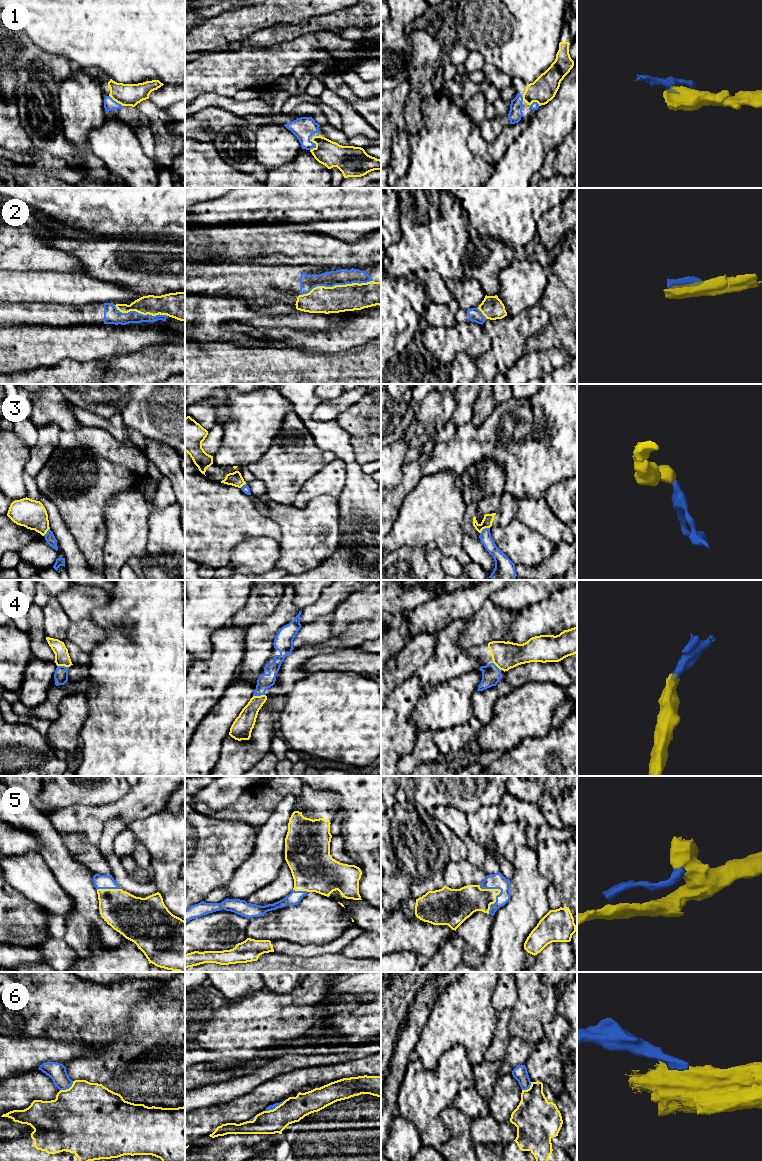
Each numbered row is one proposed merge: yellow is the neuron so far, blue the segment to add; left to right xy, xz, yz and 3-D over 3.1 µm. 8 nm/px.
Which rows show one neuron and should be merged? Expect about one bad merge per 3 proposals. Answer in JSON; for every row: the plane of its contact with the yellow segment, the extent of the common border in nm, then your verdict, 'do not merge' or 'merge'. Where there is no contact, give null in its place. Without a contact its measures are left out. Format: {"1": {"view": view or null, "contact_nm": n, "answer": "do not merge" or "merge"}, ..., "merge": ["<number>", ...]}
{"1": {"view": "xy", "contact_nm": 140, "answer": "do not merge"}, "2": {"view": "xz", "contact_nm": 600, "answer": "merge"}, "3": {"view": "yz", "contact_nm": 90, "answer": "do not merge"}, "4": {"view": "xy", "contact_nm": 100, "answer": "merge"}, "5": {"view": "yz", "contact_nm": 240, "answer": "merge"}, "6": {"view": "xz", "contact_nm": 190, "answer": "do not merge"}, "merge": ["2", "4", "5"]}

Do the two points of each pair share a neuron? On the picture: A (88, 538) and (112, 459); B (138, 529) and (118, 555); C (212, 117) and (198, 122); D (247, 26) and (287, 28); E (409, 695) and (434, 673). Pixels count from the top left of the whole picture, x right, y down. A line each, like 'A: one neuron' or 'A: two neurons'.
A: one neuron
B: one neuron
C: one neuron
D: two neurons
E: two neurons

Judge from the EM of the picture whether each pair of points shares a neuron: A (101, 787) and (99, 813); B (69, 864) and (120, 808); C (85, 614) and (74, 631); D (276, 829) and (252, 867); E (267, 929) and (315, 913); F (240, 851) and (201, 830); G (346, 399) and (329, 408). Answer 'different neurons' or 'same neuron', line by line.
A: different neurons
B: different neurons
C: different neurons
D: same neuron
E: same neuron
F: same neuron
G: same neuron

